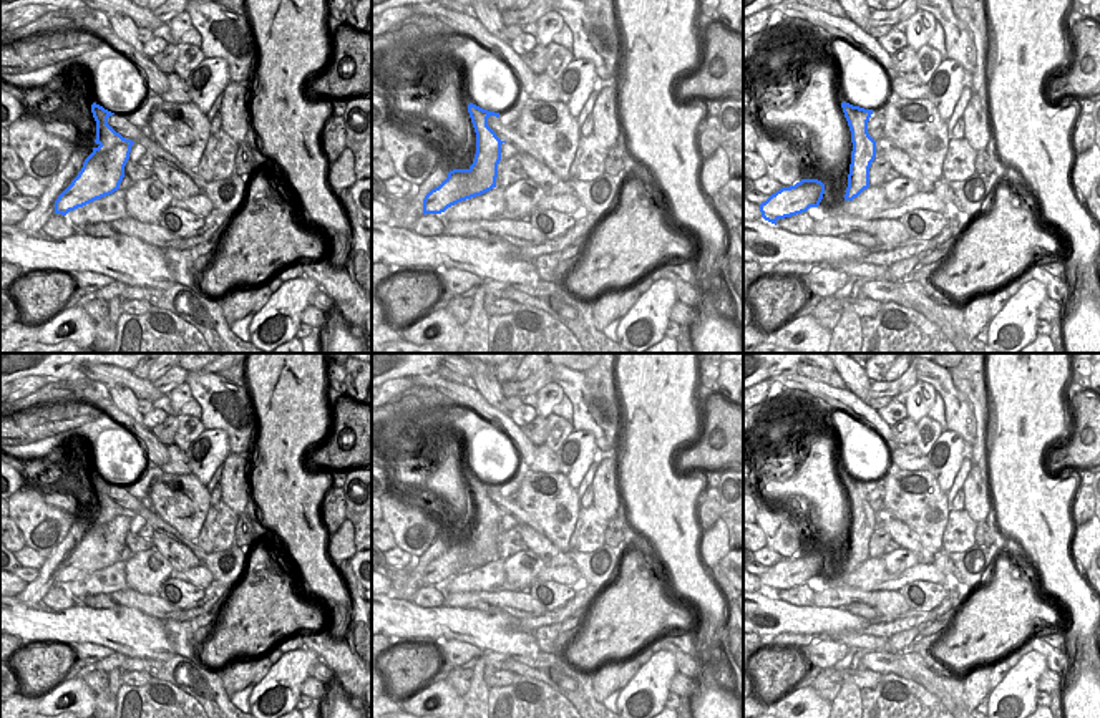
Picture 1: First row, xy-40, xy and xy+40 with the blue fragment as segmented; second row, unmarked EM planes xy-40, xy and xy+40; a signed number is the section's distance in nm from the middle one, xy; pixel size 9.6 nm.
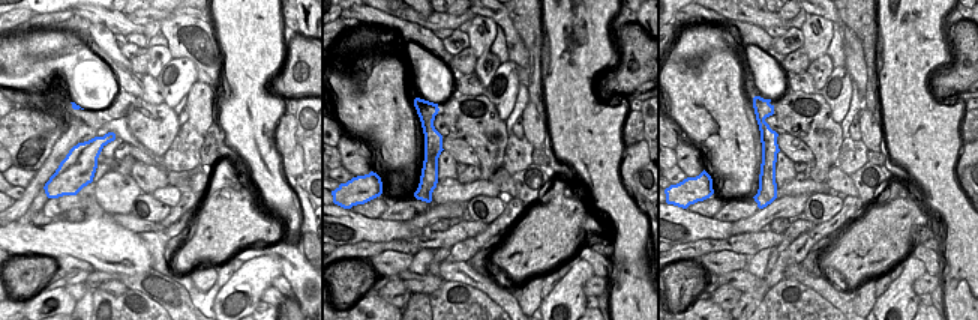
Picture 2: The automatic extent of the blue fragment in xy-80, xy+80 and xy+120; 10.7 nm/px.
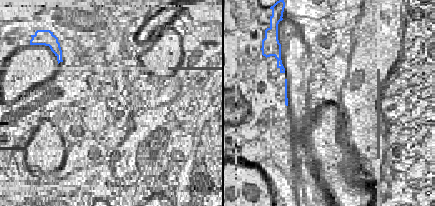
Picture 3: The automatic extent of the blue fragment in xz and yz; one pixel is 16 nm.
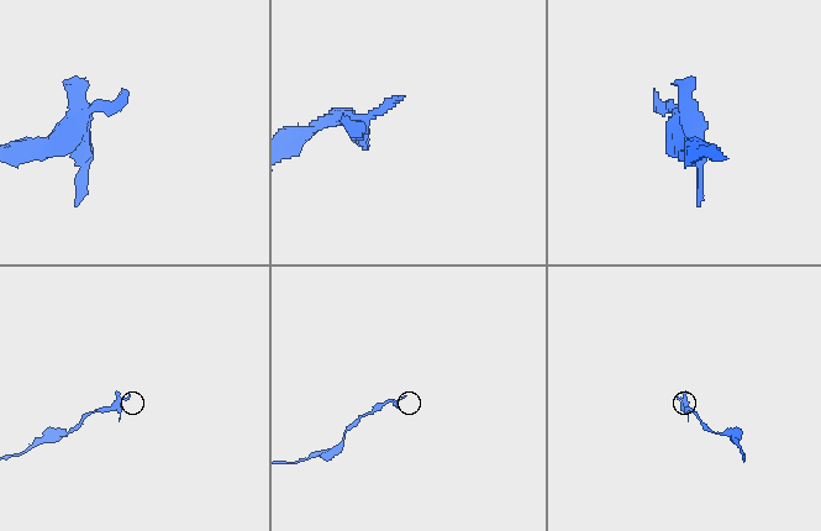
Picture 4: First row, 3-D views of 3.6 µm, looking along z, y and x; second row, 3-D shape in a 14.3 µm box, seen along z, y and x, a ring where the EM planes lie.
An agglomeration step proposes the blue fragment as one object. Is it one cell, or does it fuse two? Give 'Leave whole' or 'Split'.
Split.

